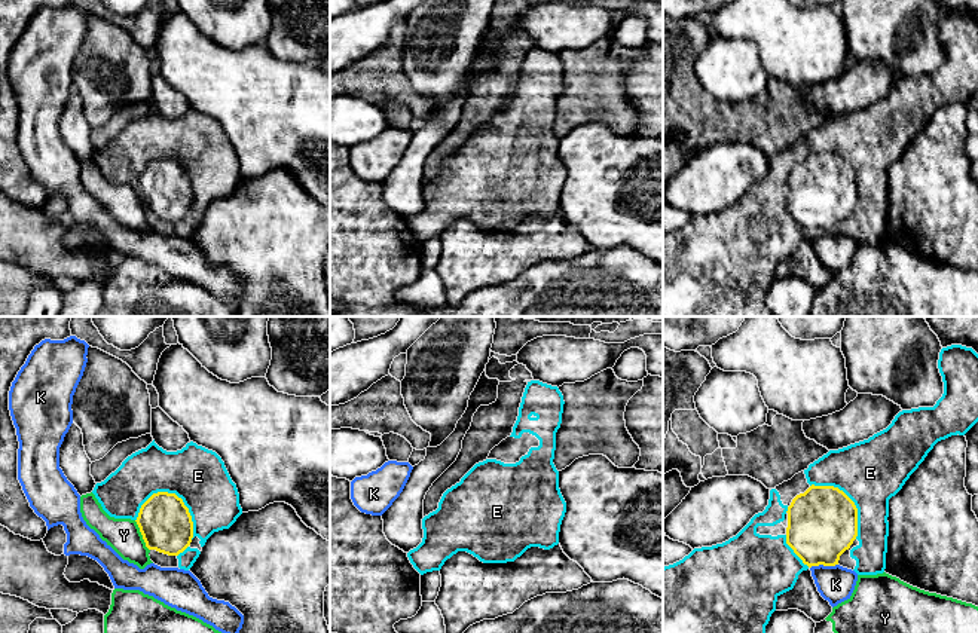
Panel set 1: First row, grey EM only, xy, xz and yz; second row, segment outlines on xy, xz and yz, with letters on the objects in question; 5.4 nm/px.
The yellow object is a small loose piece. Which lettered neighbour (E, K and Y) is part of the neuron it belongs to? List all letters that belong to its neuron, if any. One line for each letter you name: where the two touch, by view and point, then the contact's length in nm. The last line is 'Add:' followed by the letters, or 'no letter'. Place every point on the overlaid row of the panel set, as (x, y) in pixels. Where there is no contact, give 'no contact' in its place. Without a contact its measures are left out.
E: meets yellow in xy at (180, 498); contact 340 nm long
Add: E

